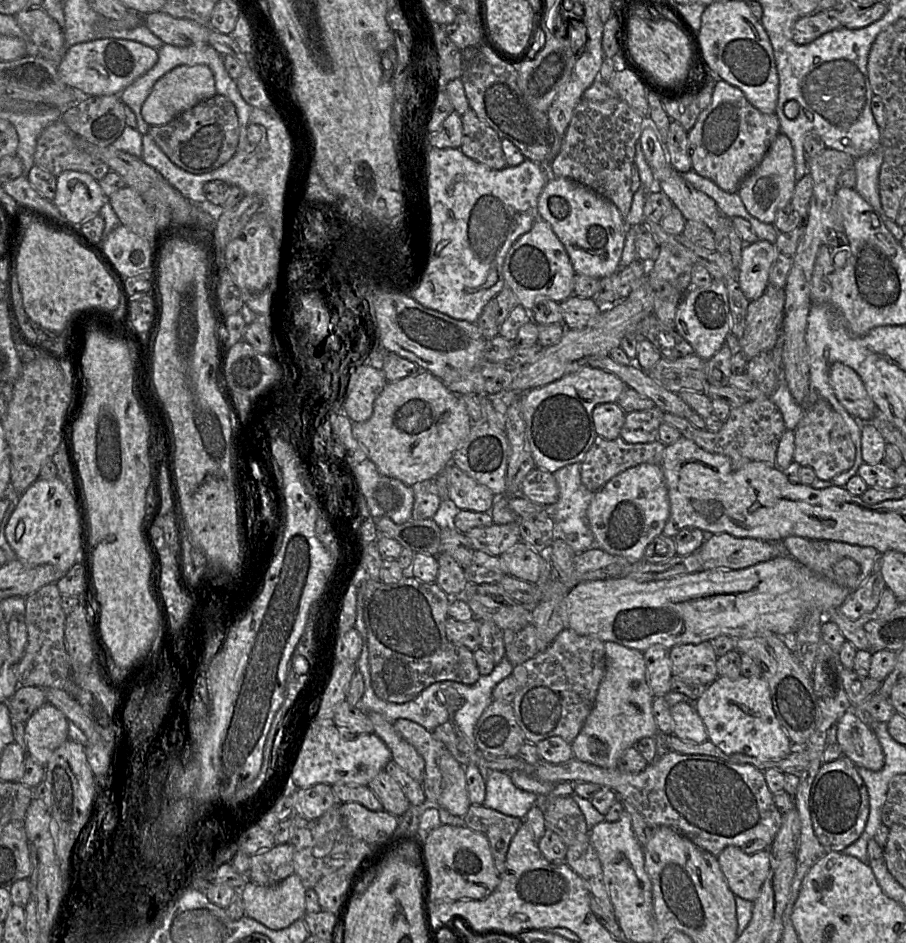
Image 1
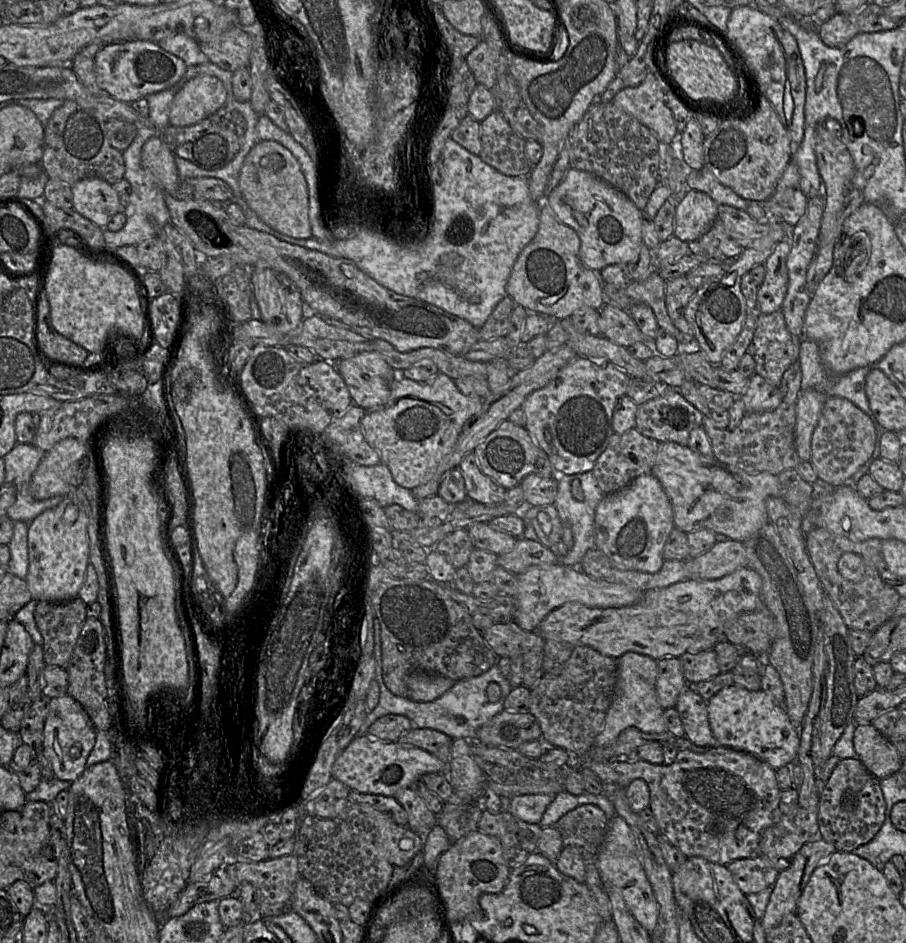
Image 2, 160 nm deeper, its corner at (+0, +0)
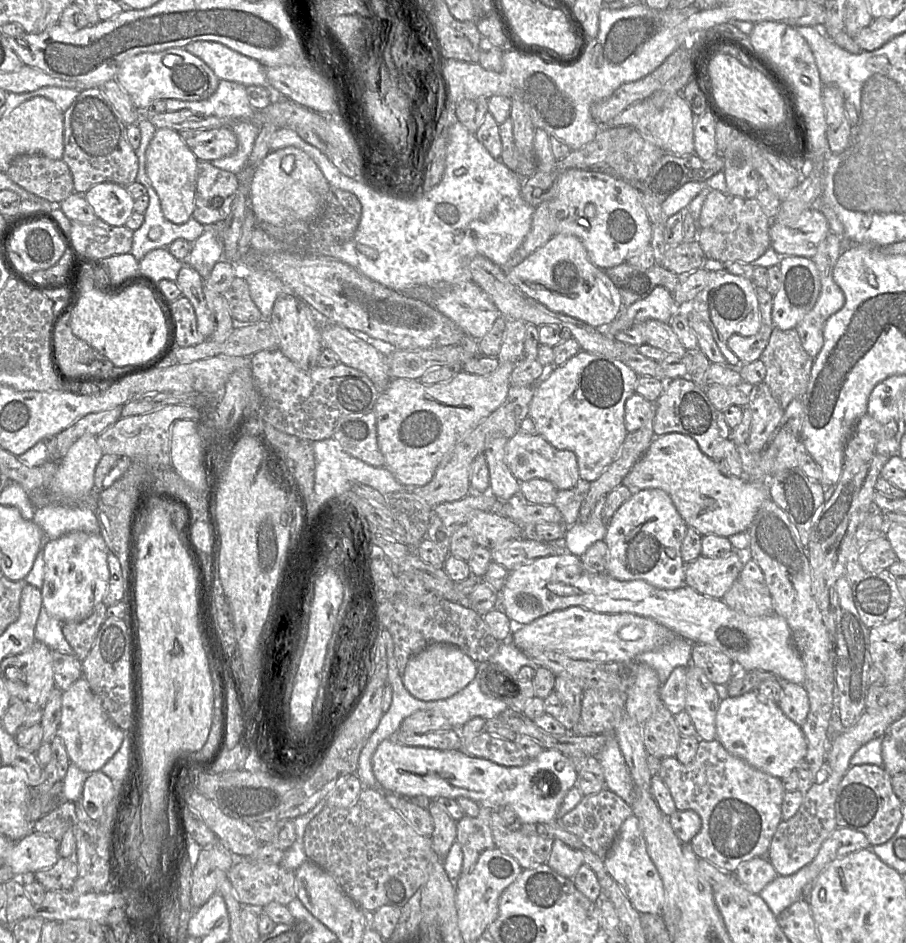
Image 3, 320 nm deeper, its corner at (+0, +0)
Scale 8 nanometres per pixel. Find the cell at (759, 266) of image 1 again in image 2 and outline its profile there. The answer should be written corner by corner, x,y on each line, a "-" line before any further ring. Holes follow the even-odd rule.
782,240
774,246
764,263
766,274
757,293
758,306
763,314
781,310
788,288
786,261
790,249
790,242

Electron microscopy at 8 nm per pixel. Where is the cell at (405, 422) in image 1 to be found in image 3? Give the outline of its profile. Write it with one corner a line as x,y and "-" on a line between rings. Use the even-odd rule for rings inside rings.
503,362
493,373
483,376
461,371
447,382
432,385
426,385
420,380
392,379
380,393
374,412
377,419
377,444
385,458
385,466
395,478
406,486
428,484
443,456
505,401
514,367
513,362

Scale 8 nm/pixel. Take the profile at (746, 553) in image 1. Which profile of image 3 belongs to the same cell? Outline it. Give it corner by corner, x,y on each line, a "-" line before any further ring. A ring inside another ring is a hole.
733,550
724,557
699,556
685,566
686,586
705,596
722,599
738,578
745,555

